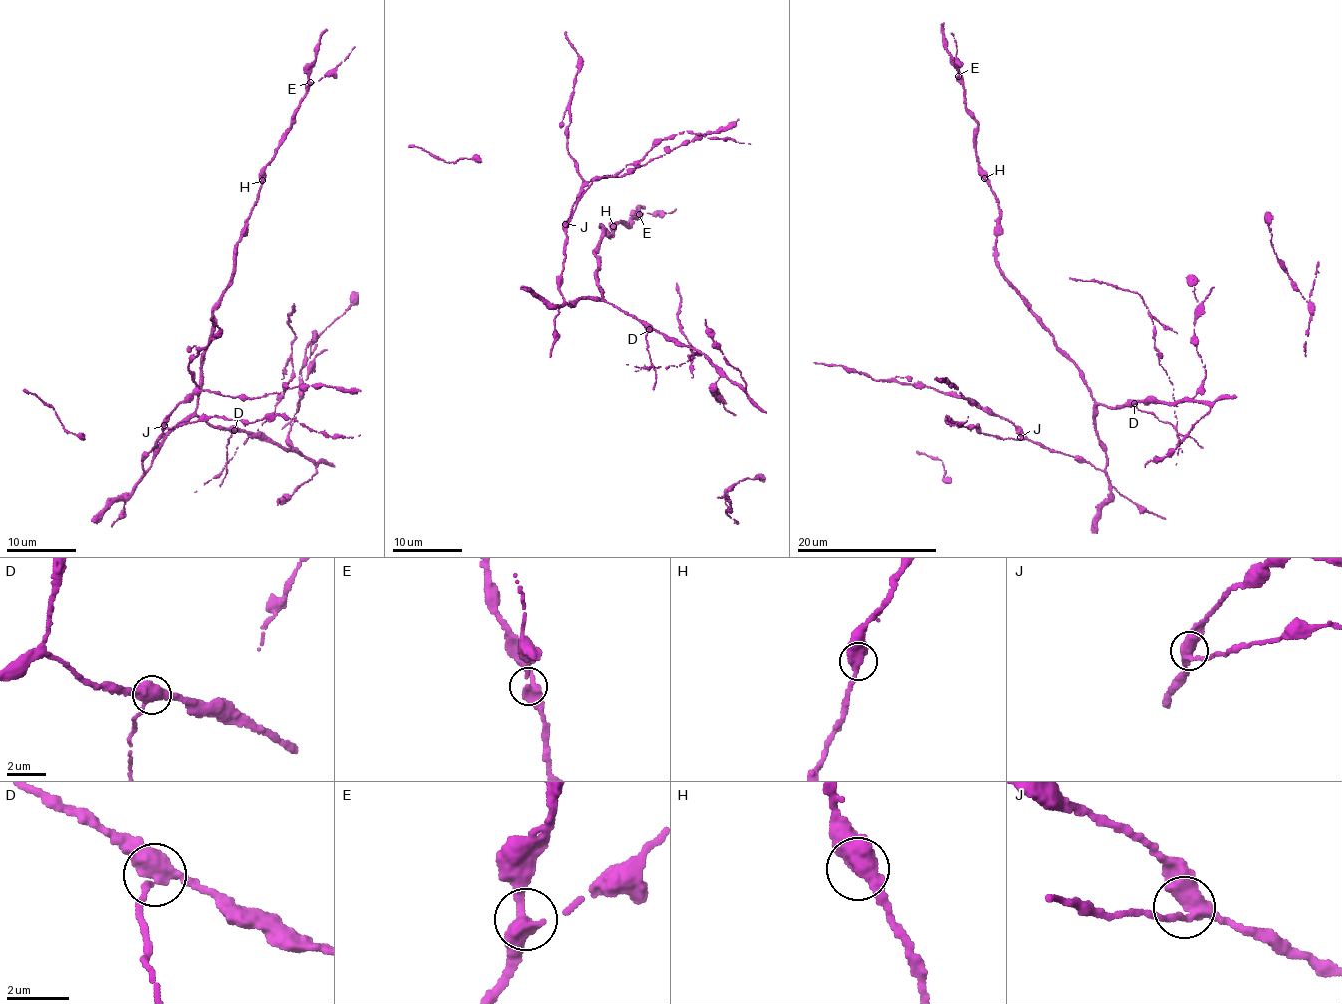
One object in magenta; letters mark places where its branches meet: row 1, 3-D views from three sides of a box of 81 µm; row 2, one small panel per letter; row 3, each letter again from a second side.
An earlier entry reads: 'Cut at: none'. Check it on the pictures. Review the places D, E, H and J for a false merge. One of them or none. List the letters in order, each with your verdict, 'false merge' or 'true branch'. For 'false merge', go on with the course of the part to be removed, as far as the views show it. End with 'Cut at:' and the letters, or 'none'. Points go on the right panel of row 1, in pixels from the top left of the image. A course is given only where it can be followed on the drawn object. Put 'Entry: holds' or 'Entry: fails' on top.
Entry: fails
D: false merge; course (1133, 403), (1159, 420), (1177, 425), (1172, 384), (1159, 361), (1152, 318), (1138, 295), (1105, 282), (1069, 278)
E: true branch
H: true branch
J: true branch
Cut at: D

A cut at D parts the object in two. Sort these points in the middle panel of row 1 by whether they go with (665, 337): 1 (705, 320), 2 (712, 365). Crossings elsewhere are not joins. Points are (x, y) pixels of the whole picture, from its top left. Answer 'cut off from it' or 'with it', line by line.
1: with it
2: with it

